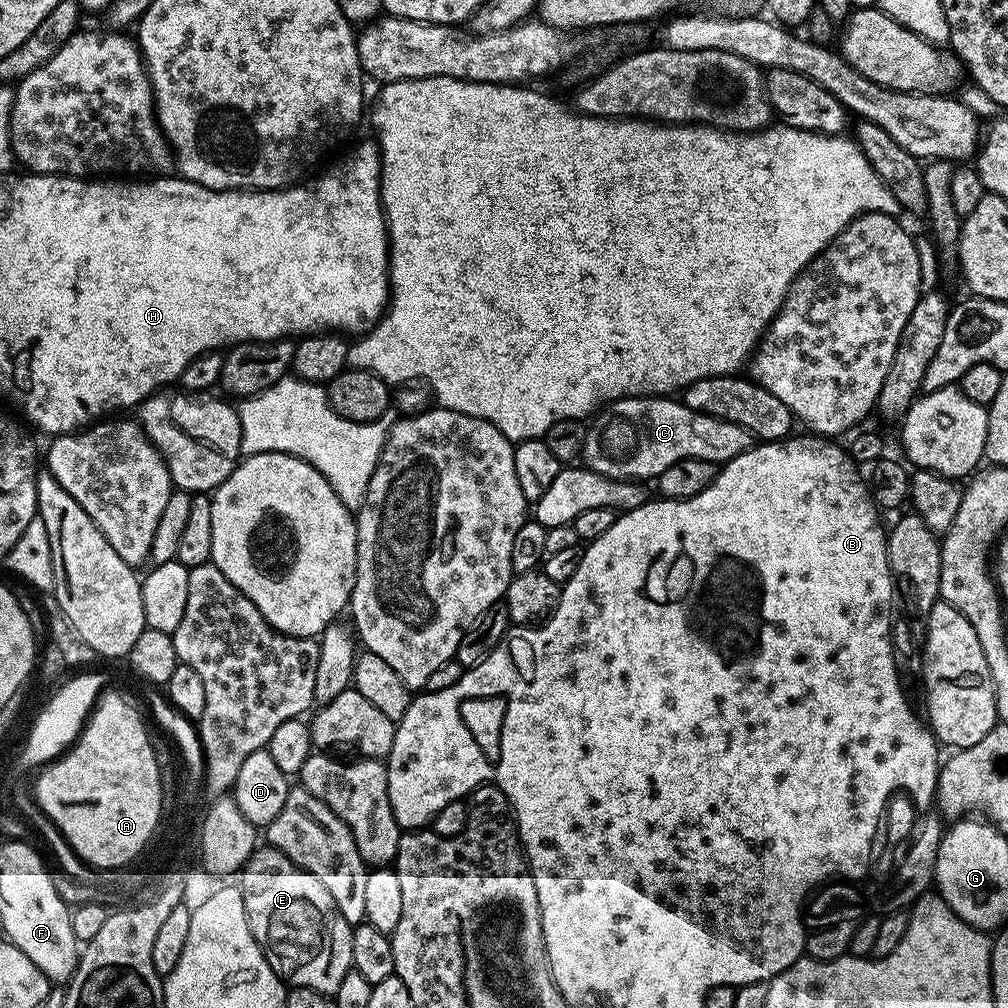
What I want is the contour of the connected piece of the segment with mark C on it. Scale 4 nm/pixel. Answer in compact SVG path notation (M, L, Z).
M624 396L603 405L591 417L582 464L611 480L648 482L682 458L702 458L720 466L753 444L753 436L742 426L690 410L679 399Z

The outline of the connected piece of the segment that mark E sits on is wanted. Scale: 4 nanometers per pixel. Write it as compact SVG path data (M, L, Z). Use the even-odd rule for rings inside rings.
M271 846L257 847L242 869L243 876L242 891L250 934L254 934L280 979L293 988L336 993L343 978L353 971L353 925L342 918L326 886Z

